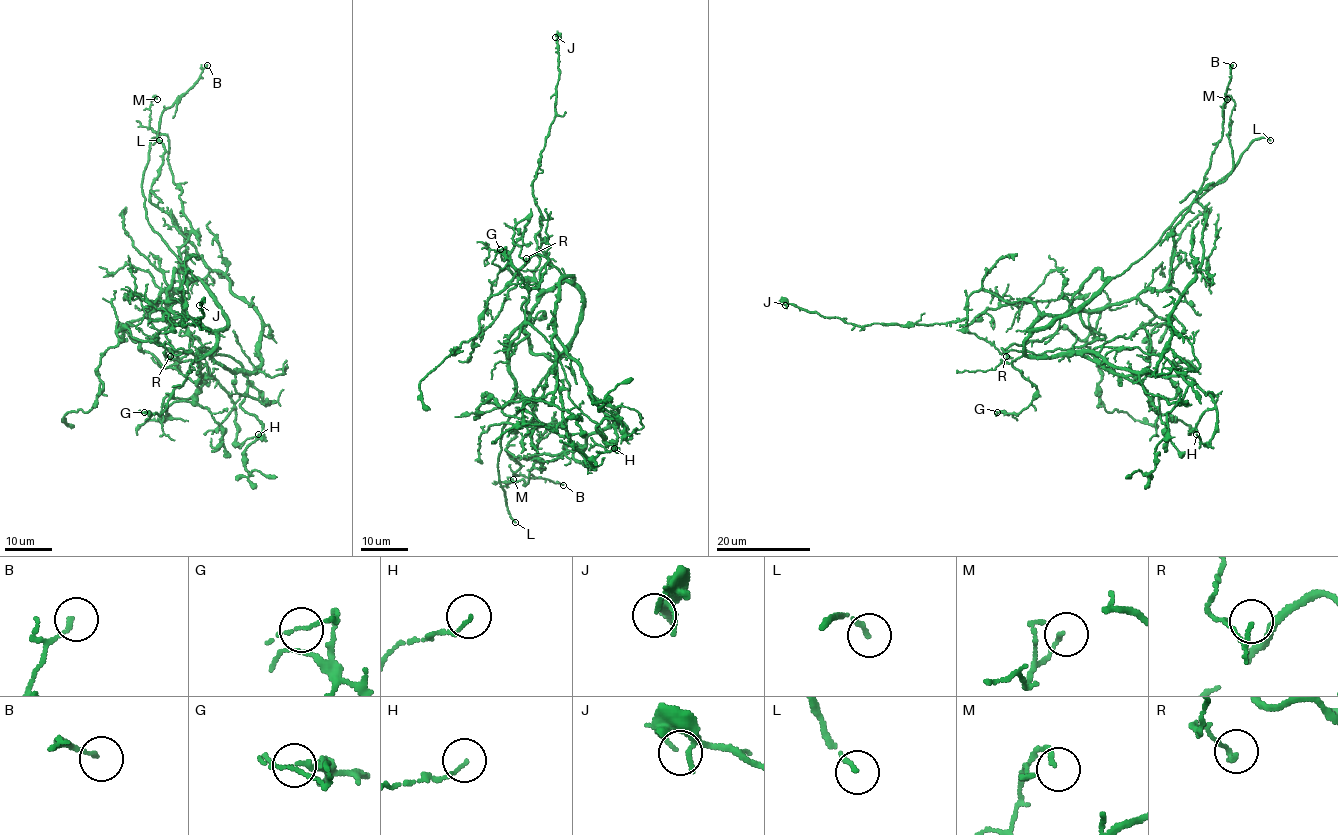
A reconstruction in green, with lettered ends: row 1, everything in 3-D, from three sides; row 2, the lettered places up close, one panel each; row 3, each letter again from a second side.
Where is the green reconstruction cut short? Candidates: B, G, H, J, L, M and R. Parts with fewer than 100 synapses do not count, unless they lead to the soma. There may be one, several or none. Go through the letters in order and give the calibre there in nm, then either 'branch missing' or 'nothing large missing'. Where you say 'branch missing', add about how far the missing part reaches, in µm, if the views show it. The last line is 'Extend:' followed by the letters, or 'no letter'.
B: 140 nm | nothing large missing
G: 100 nm | nothing large missing
H: 80 nm | nothing large missing
J: 130 nm | nothing large missing
L: 140 nm | branch missing | 50 µm
M: 130 nm | nothing large missing
R: 80 nm | nothing large missing
Extend: L

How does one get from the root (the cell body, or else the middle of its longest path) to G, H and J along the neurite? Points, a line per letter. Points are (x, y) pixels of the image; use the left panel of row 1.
G: (214, 360), (202, 352), (205, 355), (191, 364), (165, 409), (144, 412)
H: (214, 360), (203, 347), (196, 353), (199, 373), (211, 375), (233, 404), (236, 441), (242, 444), (258, 434)
J: (214, 360), (199, 354), (216, 335), (184, 311), (183, 289), (187, 316), (177, 324), (199, 326), (199, 305)

